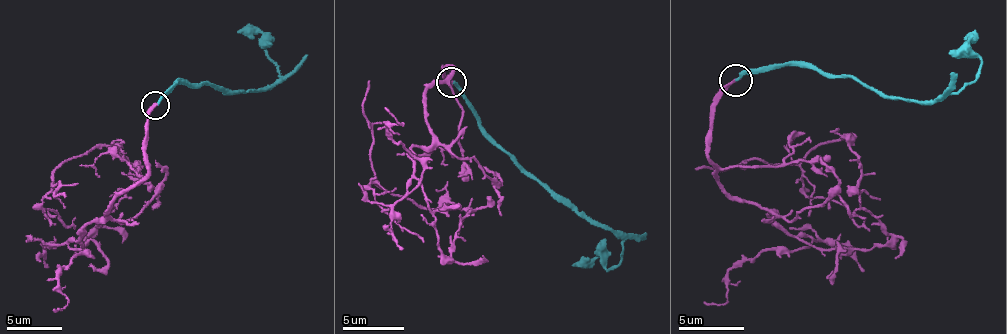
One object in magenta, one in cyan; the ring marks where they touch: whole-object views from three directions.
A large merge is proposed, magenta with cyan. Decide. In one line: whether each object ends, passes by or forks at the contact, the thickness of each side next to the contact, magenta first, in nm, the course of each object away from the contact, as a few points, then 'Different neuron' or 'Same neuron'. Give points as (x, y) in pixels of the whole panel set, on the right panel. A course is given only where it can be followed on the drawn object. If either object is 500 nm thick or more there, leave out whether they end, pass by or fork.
At the ring magenta ends. At the ring cyan ends. Thickness 240 nm (magenta) against 190 nm. Course of magenta: (736, 81), (708, 154), (722, 188), (819, 248), (883, 245), (854, 135), (820, 144), (800, 181), (867, 218). Course of cyan: (737, 81), (788, 64), (815, 66), (882, 95), (933, 105), (971, 83), (982, 62), (971, 35). Different neuron

